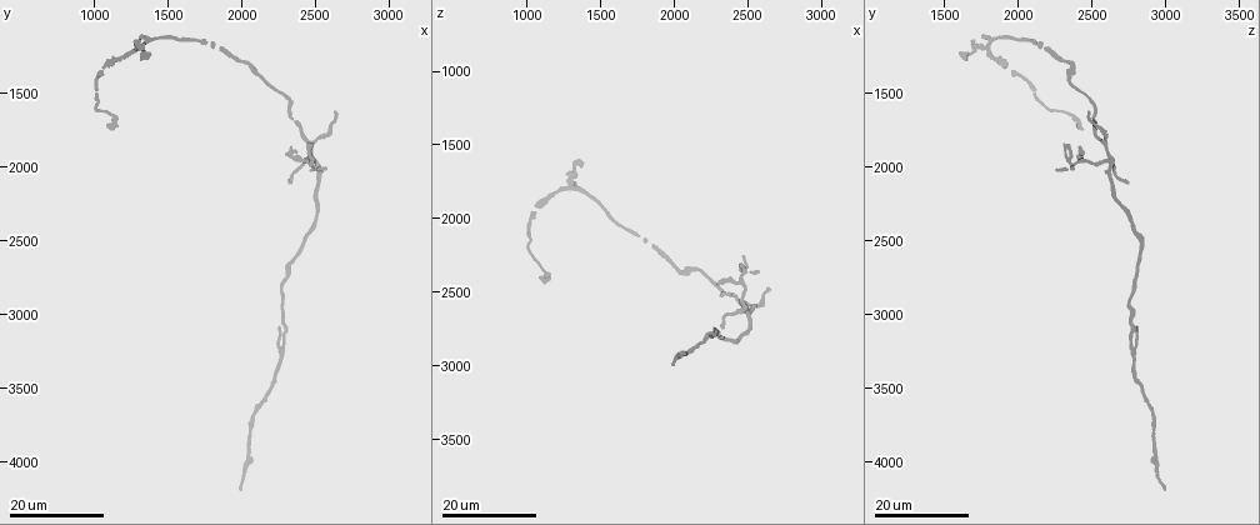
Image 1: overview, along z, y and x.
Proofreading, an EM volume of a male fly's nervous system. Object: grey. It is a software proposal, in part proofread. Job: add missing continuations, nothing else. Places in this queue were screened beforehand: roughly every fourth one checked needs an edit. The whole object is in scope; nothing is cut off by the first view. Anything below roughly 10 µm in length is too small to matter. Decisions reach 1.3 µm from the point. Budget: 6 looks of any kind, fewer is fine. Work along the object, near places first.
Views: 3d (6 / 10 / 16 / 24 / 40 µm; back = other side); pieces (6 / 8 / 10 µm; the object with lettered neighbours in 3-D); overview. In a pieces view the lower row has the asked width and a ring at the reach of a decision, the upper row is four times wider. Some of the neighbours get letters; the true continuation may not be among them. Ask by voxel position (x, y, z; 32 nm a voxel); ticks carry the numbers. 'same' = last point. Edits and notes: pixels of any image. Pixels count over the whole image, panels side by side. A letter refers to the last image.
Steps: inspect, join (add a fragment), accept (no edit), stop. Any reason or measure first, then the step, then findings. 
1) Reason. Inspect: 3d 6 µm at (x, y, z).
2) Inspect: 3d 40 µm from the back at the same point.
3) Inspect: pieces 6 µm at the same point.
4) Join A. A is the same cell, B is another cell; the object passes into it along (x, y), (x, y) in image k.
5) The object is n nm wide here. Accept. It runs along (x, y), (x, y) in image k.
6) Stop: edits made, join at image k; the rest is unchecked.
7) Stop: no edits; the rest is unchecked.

Stops while still wide. Inspect: 3d 16 µm at (2340, 2120, 2740).

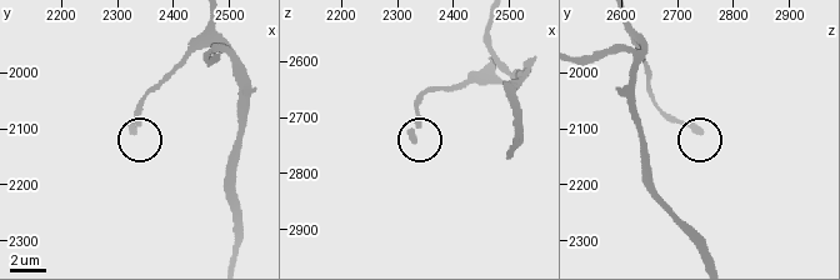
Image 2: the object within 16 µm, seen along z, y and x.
What lies round it. Inspect: pieces 10 µm at (2325, 2105, 2740).

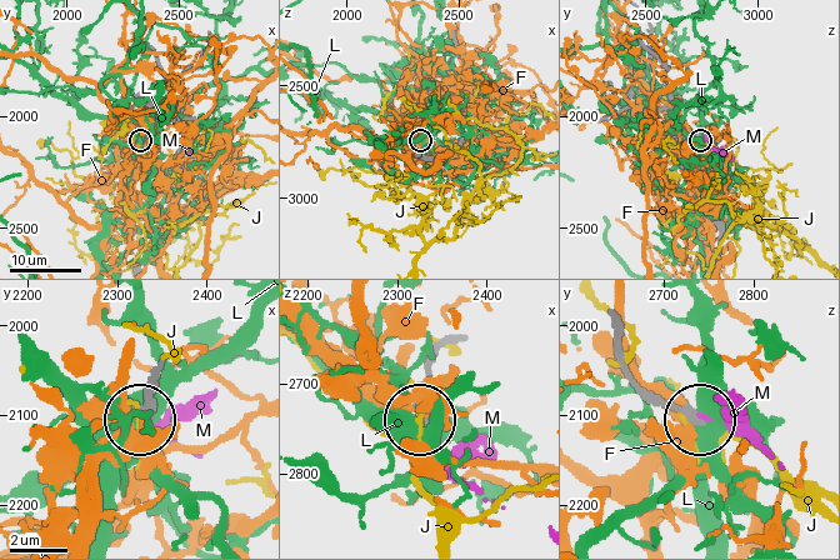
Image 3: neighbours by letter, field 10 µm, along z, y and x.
The object is 360 nm wide here. Join M. M is the same cell, F, J and L are other cells; the object passes into it along (626, 374), (645, 391), (731, 425), (775, 458) in image 3; it goes on there.

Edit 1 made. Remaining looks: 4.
Redraw. Inspect: overview.

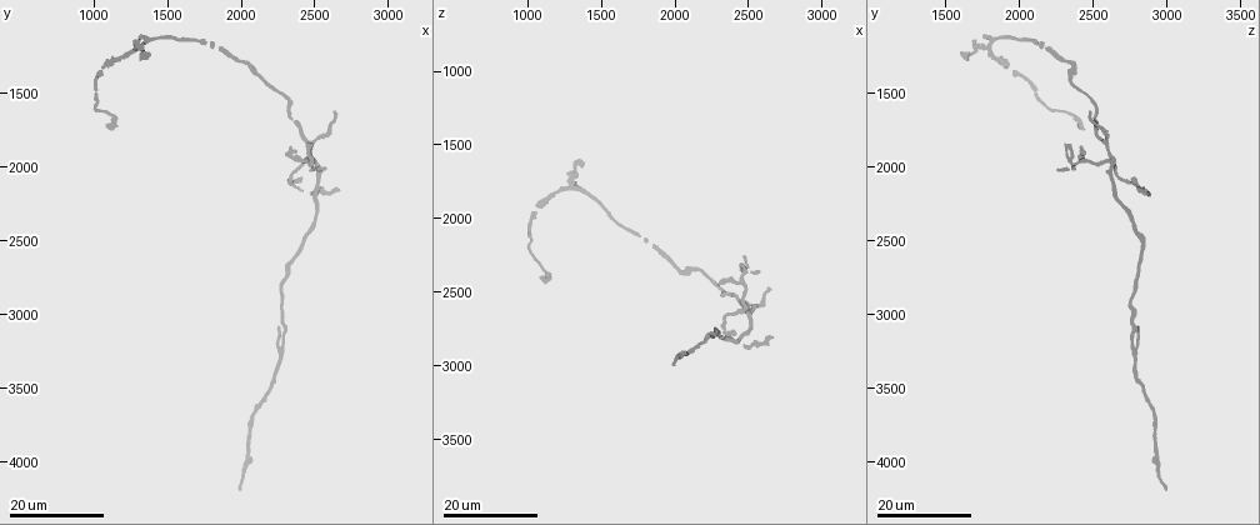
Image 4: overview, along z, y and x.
An open end. Inspect: 3d 16 µm at (2260, 3100, 2820).

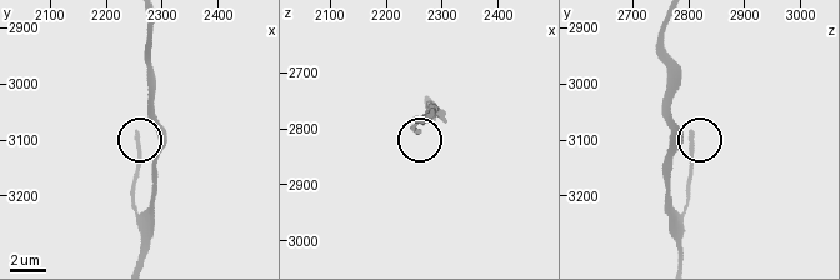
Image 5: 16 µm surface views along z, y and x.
Inspect: pieces 8 µm at (2260, 3085, 2805).

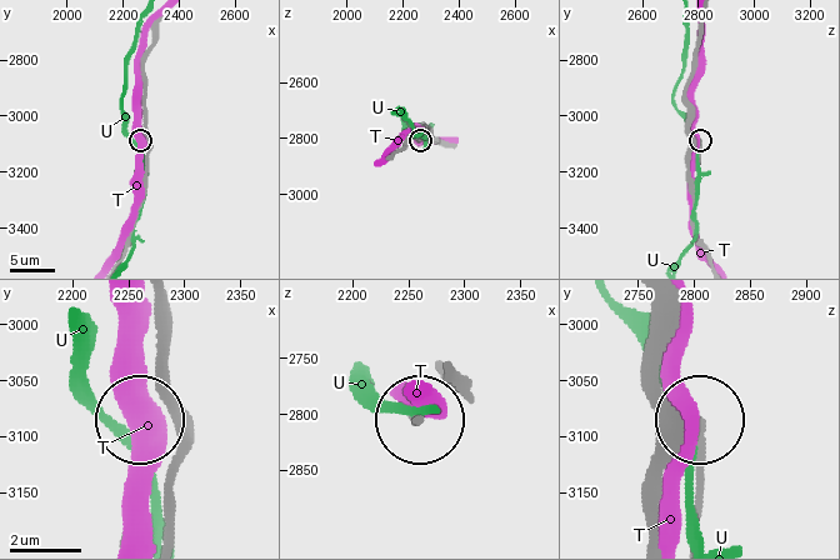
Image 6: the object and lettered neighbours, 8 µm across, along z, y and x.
Accept. T and U are other cells; no lettered fragment goes on from it.

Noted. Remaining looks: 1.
Stop: edits made, join at image 3; the rest is unchecked.

